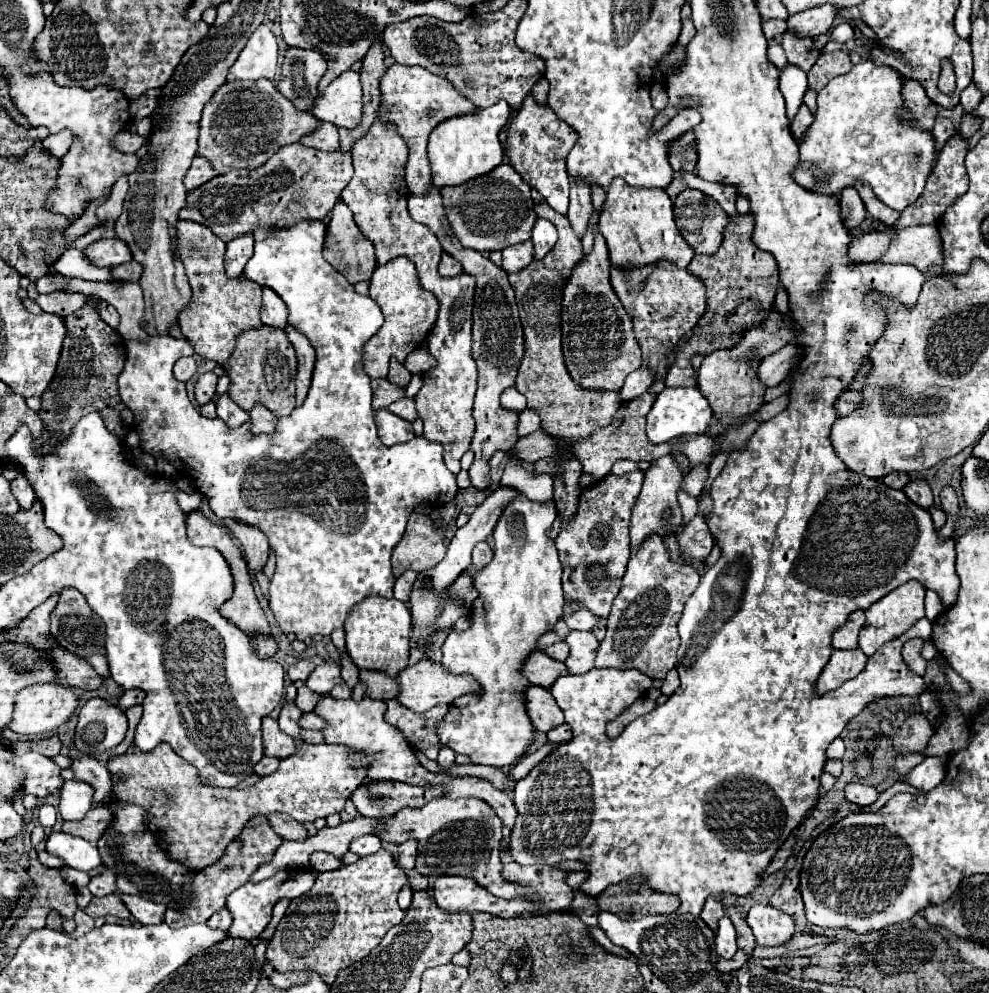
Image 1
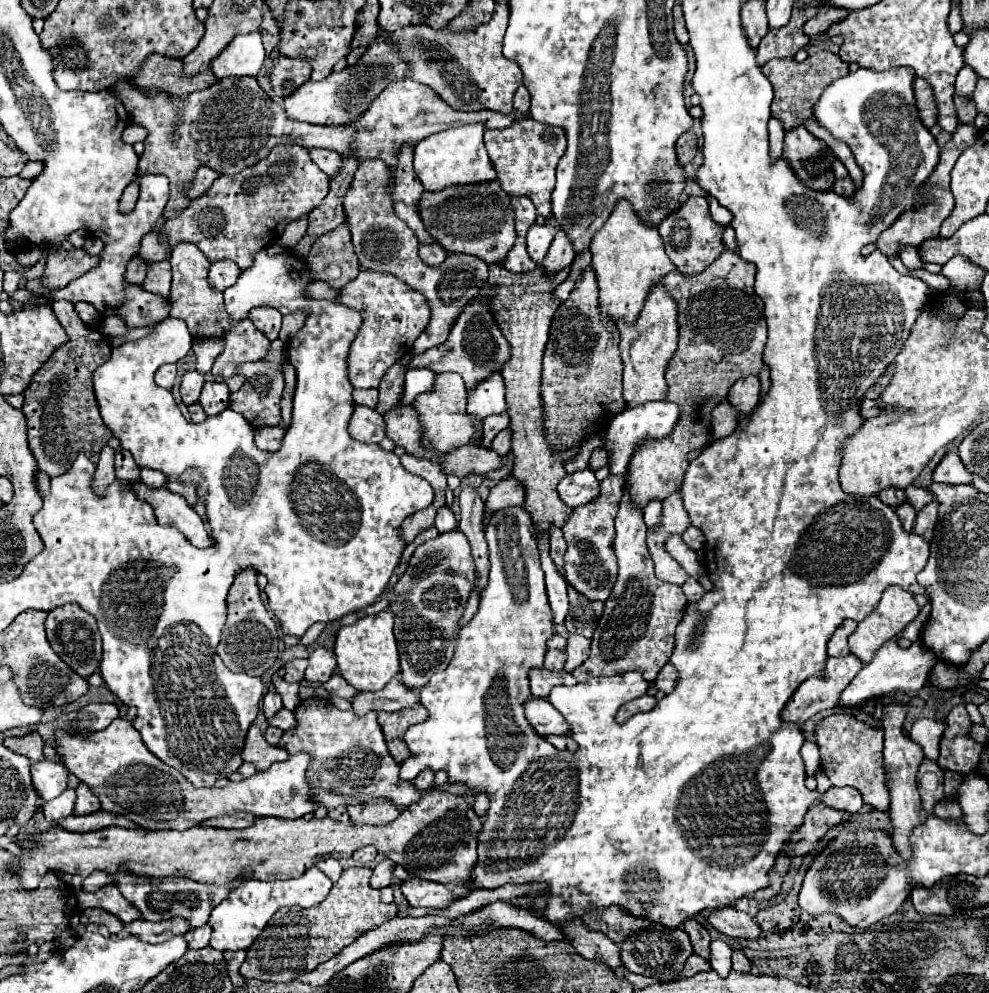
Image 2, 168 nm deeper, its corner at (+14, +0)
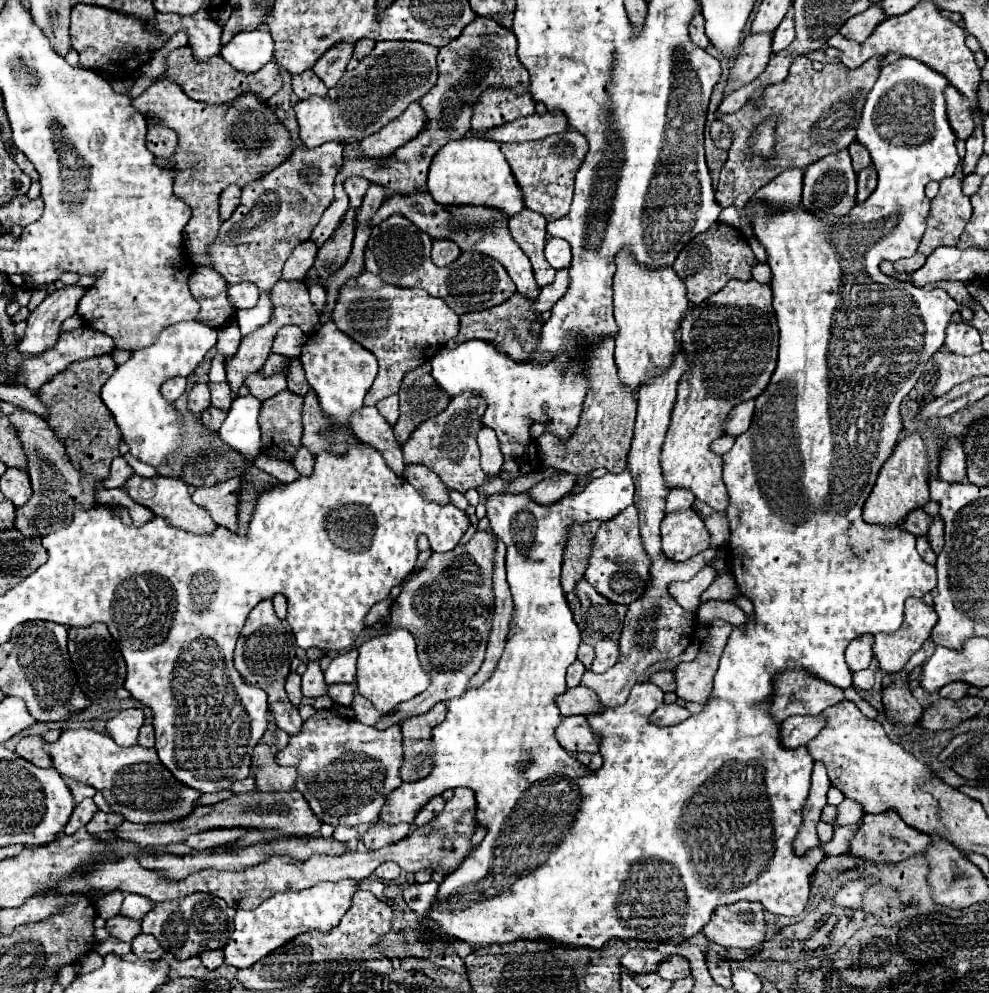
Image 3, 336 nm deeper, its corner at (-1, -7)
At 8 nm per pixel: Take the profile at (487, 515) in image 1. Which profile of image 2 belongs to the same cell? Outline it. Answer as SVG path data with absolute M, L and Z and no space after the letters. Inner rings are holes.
M507 477L491 489L485 505L491 511L499 511L509 505L523 505L523 501L525 501L525 487L515 477Z

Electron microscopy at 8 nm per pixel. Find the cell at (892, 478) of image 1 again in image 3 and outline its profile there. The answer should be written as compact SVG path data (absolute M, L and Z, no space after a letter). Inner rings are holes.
M916 508L916 510L912 510L912 512L904 518L902 526L904 526L908 532L912 532L914 536L920 536L920 534L926 534L926 532L928 532L928 526L930 526L932 520L934 520L934 518L928 516L922 508Z

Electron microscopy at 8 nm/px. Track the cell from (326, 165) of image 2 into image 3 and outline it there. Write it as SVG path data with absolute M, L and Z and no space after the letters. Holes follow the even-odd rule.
M350 176L350 178L344 180L344 190L346 190L348 198L350 198L350 206L352 206L352 208L360 208L362 198L364 198L366 190L370 188L370 184L372 184L372 182L368 182L368 180L362 178L362 176Z

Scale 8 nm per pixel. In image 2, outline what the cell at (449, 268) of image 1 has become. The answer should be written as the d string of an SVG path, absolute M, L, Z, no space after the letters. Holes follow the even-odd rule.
M421 243L421 245L419 245L419 257L421 257L427 265L437 267L437 265L441 265L441 263L445 261L447 251L445 251L439 243L431 243L431 245Z

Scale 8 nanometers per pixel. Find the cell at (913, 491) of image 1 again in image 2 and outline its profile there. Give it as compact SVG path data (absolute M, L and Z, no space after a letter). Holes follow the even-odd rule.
M903 503L903 505L899 505L899 507L897 507L897 515L899 515L901 523L903 523L903 529L905 529L907 533L911 533L913 523L915 523L915 515L917 515L917 511L915 511L909 503Z

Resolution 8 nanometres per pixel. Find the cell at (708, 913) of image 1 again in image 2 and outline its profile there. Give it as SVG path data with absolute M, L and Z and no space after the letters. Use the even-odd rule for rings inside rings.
M689 919L689 921L685 923L685 933L687 933L689 939L691 939L693 953L699 955L699 957L703 957L705 961L709 961L709 941L711 941L709 931L707 931L703 925L699 925L695 919Z

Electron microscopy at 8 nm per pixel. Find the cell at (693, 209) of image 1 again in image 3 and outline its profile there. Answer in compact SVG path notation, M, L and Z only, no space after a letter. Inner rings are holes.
M714 222L706 232L694 236L680 250L680 254L674 262L674 270L688 288L688 300L692 304L700 304L710 294L716 294L732 278L750 280L752 264L756 264L756 258L754 258L754 252L750 250L746 238L742 238L742 234L736 228L722 224L722 222Z

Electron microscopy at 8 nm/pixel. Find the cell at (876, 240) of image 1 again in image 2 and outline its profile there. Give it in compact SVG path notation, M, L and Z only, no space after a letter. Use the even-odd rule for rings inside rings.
M933 189L933 205L905 211L893 227L881 233L877 249L887 257L897 257L901 247L919 247L923 241L939 235L941 223L953 211L953 195L947 189Z

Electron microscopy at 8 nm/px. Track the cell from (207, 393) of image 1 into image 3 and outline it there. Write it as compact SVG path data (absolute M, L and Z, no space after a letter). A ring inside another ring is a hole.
M196 384L188 394L188 408L194 414L202 414L210 406L210 388L208 384Z

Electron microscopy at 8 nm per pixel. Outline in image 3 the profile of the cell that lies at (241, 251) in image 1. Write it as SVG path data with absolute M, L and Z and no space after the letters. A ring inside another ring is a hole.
M240 282L240 284L230 284L228 286L228 300L234 308L252 308L258 300L260 290L252 282Z

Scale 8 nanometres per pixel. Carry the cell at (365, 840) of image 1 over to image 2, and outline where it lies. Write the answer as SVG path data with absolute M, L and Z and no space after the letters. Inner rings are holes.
M361 847L361 849L357 849L355 853L353 853L353 859L357 861L357 863L361 863L361 865L367 865L369 861L373 861L377 857L377 849L373 849L373 847Z

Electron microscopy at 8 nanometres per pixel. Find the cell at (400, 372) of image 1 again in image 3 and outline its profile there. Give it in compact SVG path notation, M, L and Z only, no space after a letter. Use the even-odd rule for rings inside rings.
M430 364L410 370L400 386L400 418L394 424L394 436L402 444L408 440L410 432L424 420L440 414L450 398L436 386L430 376Z

